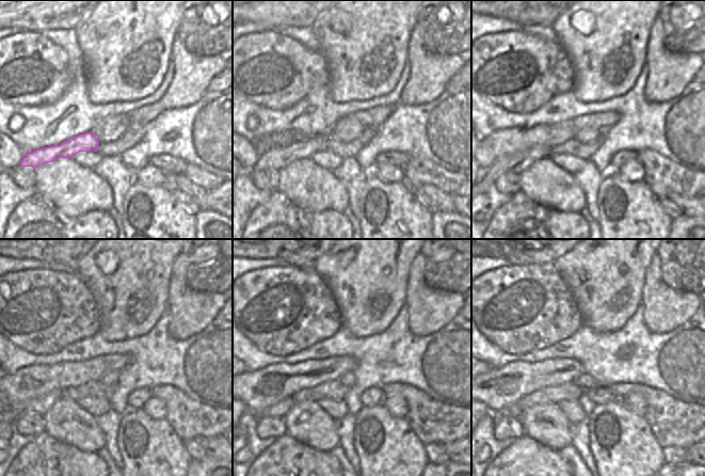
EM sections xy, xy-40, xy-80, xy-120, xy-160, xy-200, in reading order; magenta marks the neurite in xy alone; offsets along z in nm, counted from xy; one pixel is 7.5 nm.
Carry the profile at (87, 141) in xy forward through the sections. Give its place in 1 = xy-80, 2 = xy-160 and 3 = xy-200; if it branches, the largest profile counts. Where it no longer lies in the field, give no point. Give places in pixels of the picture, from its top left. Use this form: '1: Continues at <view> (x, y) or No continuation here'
1: Continues at xy-80 (517, 162)
2: Continues at xy-160 (279, 409)
3: Continues at xy-200 (514, 411)

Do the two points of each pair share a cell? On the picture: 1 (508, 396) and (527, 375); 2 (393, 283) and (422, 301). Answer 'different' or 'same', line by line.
1: same
2: different

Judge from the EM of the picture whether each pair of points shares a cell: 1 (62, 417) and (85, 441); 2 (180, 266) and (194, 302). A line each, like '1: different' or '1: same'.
1: same
2: same

